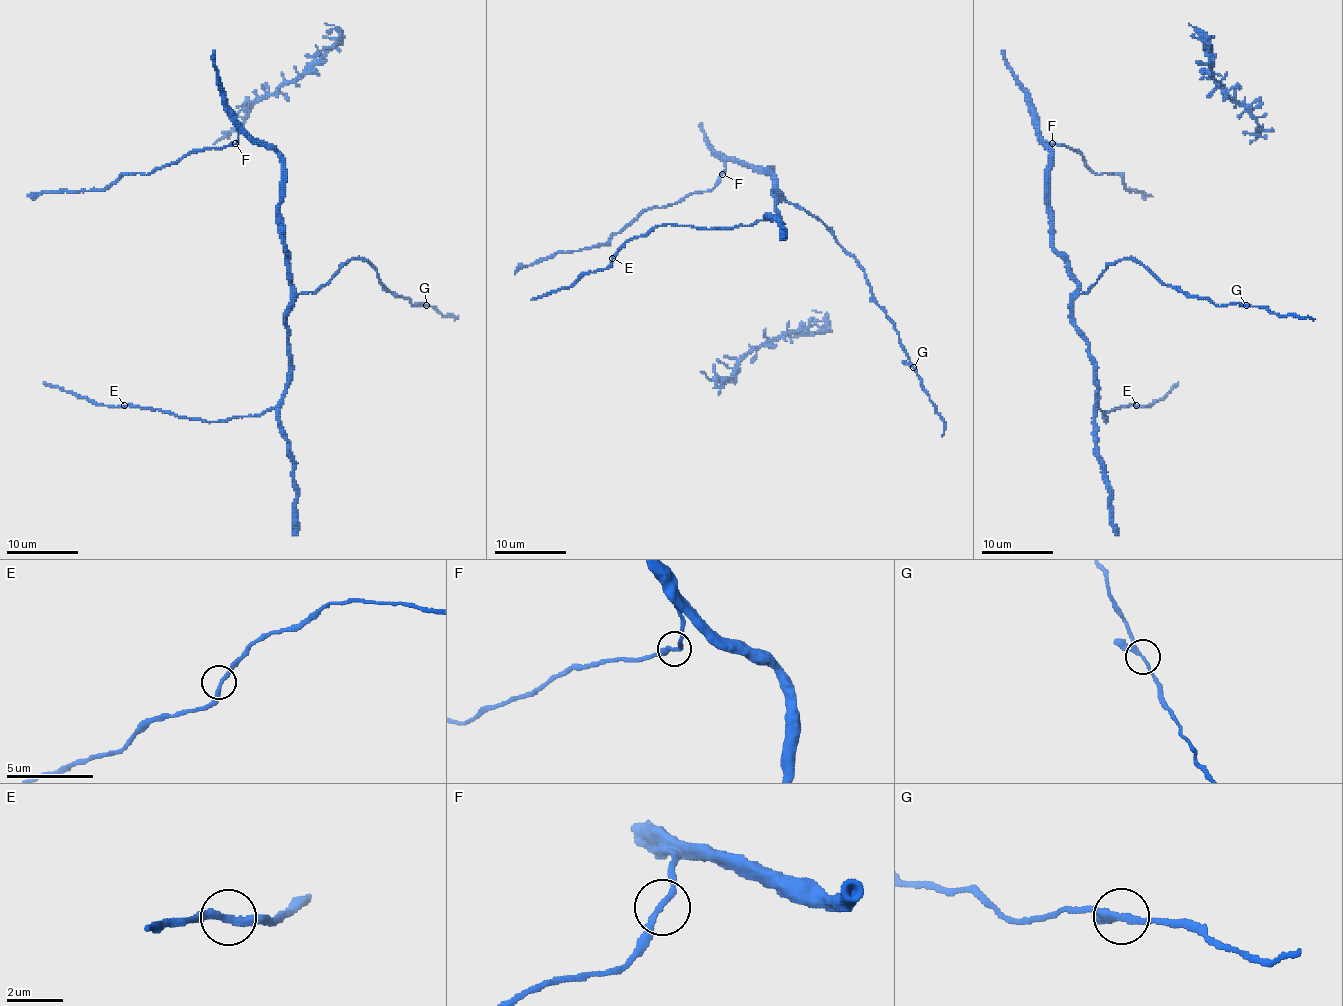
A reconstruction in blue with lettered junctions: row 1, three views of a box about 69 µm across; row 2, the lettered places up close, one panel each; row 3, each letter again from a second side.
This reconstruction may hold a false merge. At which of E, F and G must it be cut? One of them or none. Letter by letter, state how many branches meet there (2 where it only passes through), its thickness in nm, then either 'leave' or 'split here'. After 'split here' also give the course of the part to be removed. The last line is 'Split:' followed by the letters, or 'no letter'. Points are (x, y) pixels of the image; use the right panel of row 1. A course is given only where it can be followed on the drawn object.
E: branches 2; calibre 240 nm; leave
F: branches 2; calibre 200 nm; leave
G: branches 2; calibre 240 nm; leave
Split: no letter

